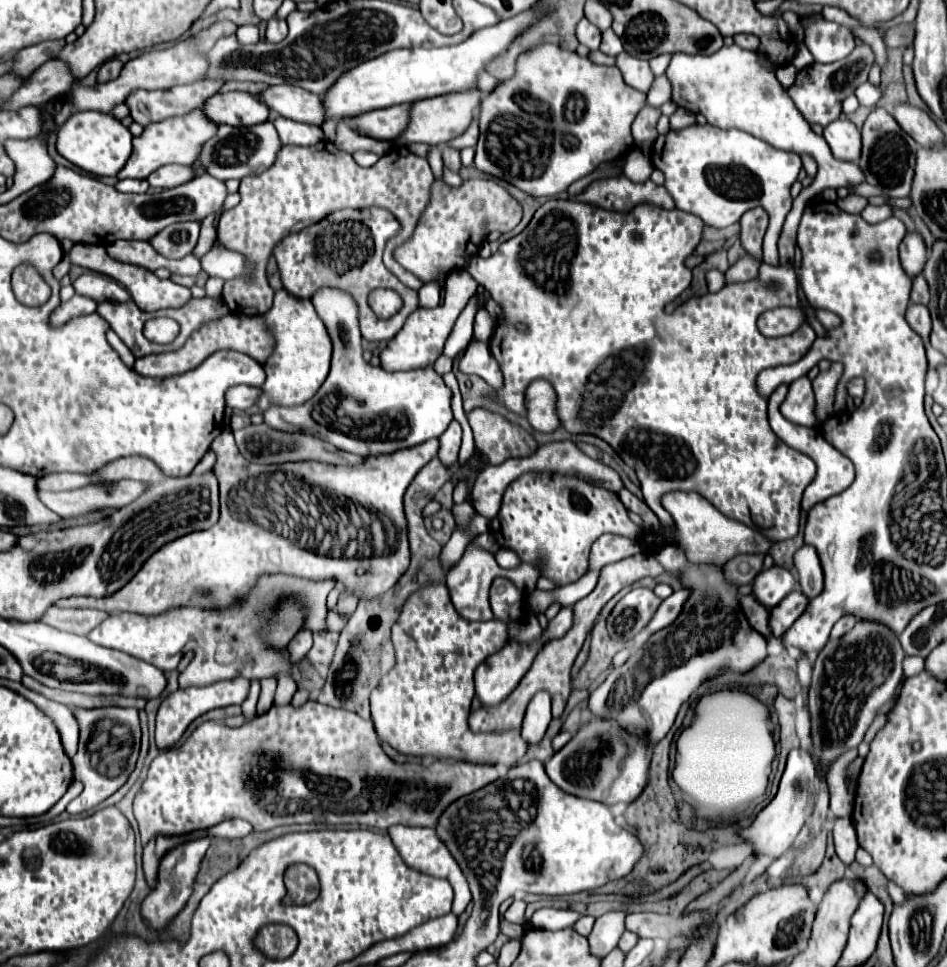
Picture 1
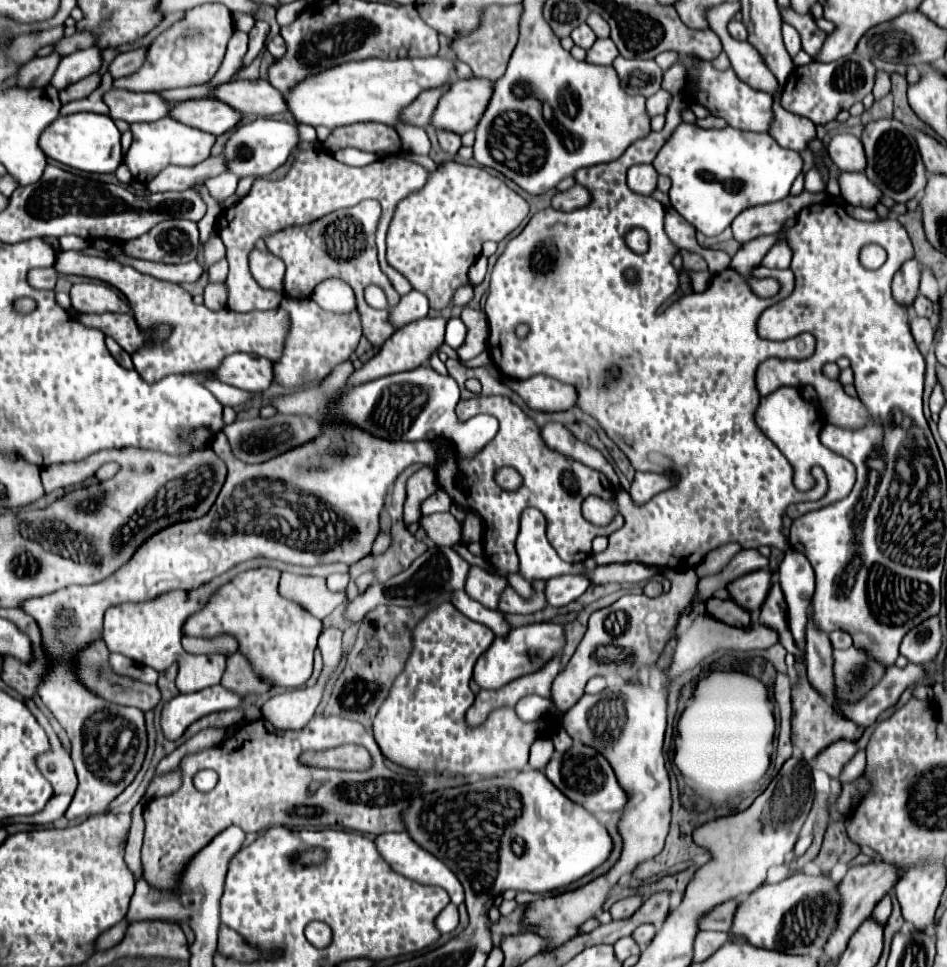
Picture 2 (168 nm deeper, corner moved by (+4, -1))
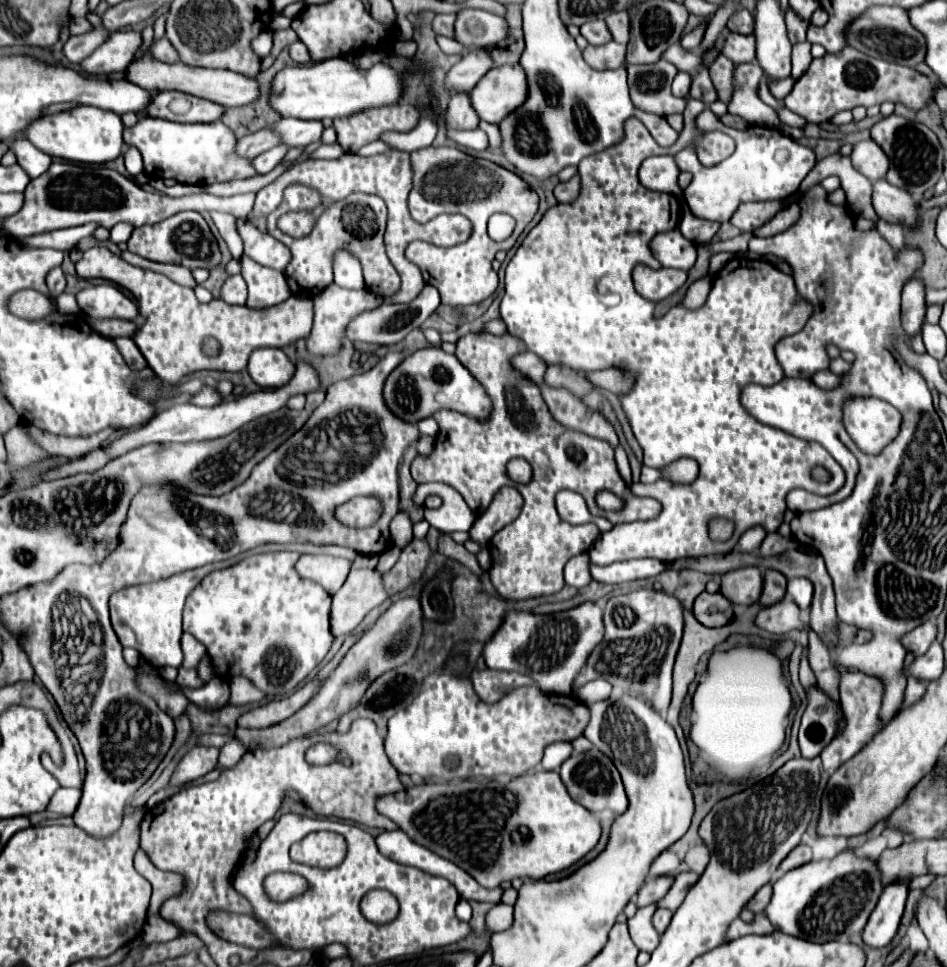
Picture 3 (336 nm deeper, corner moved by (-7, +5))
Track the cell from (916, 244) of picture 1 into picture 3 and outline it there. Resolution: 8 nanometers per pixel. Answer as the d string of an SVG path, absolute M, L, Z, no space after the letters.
M912 278L902 290L902 324L908 334L920 332L926 314L926 288L920 282L920 278Z

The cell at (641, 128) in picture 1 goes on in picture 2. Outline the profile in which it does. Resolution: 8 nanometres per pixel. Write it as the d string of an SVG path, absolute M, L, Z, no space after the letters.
M659 90L651 98L647 98L647 114L649 116L665 114L667 112L667 106L669 106L669 100L671 100L671 94L667 90Z

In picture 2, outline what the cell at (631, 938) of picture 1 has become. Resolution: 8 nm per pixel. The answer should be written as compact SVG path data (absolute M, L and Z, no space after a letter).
M641 924L641 926L633 932L633 938L639 942L641 948L645 948L645 946L653 940L655 932L657 932L657 928L655 928L653 924Z

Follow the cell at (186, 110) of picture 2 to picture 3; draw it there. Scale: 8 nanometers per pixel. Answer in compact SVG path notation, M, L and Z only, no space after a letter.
M163 91L152 100L152 108L148 108L148 116L168 118L172 122L216 122L224 116L226 108L208 102L204 98L184 94L178 91Z

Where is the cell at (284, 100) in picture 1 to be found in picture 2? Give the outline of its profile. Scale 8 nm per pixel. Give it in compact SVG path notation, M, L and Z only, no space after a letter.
M233 80L219 84L211 90L211 96L227 102L233 110L251 116L273 116L287 112L285 98L267 80Z

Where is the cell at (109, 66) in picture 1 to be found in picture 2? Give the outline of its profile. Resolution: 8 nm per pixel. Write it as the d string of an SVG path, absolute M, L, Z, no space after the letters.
M135 48L135 50L119 54L109 66L111 76L113 78L125 78L129 74L135 74L143 66L145 54L147 54L147 48Z

